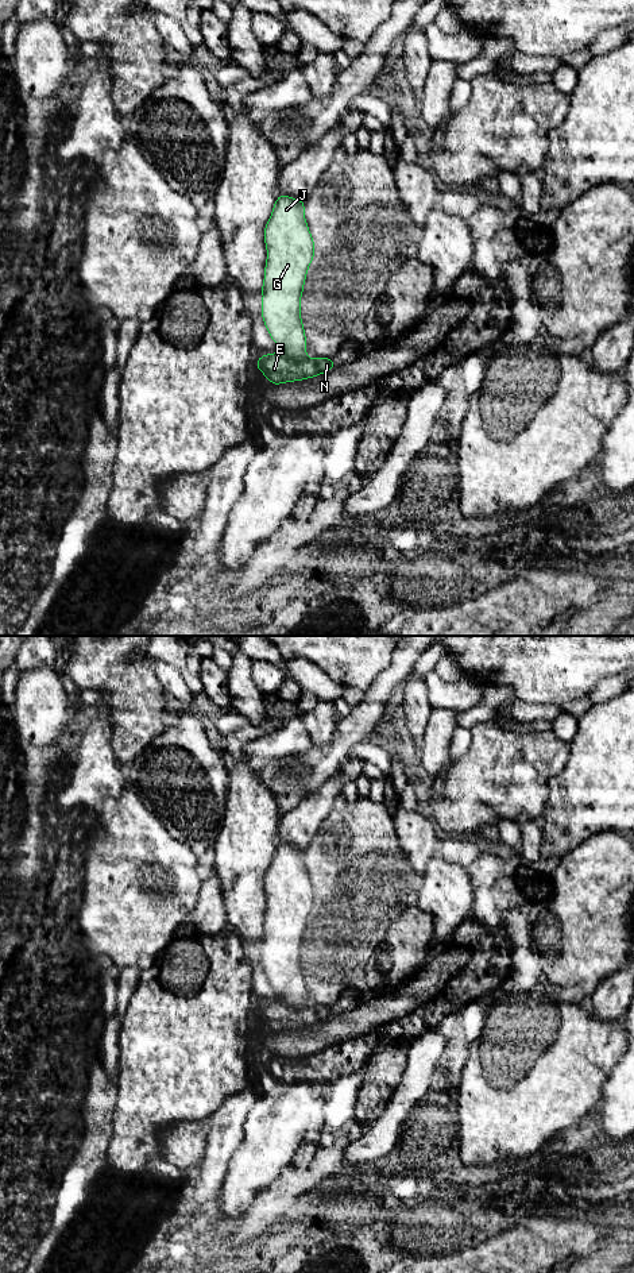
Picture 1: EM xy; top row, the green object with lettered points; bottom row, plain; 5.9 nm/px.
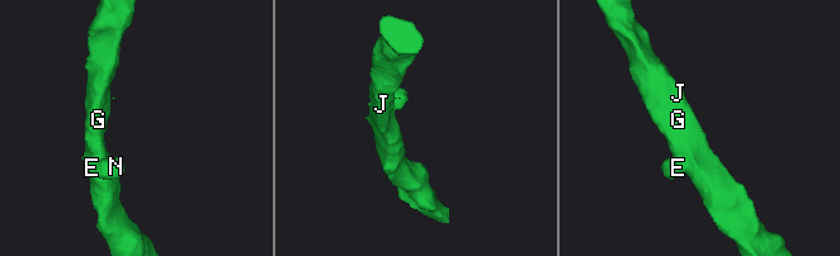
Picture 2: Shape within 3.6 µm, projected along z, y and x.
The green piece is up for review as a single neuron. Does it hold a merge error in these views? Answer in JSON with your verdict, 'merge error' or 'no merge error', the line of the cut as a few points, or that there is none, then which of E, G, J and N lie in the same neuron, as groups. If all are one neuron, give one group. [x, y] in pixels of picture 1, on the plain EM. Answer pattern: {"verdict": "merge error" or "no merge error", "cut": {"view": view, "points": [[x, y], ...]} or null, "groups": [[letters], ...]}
{"verdict": "merge error", "cut": {"view": "xy", "points": [[279, 1000], [292, 1007], [306, 1006]]}, "groups": [["E", "N"], ["G", "J"]]}

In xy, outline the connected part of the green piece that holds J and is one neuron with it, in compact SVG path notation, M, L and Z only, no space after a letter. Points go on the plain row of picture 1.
M279 842L272 861L264 875L267 909L262 933L262 964L271 987L279 994L282 1003L291 1008L306 1007L306 983L301 971L301 942L310 910L314 907L314 888L305 863L305 849Z

